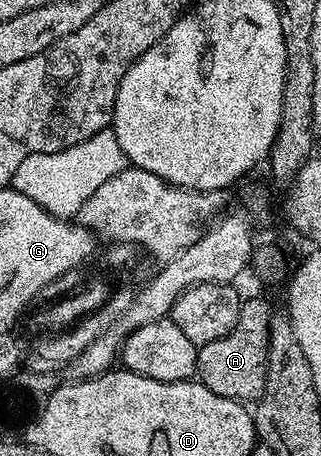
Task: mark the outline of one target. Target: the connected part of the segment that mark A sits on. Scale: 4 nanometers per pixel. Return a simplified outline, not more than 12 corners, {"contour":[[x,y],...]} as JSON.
{"contour":[[245,299],[218,342],[199,345],[196,376],[222,398],[259,400],[274,309]]}

